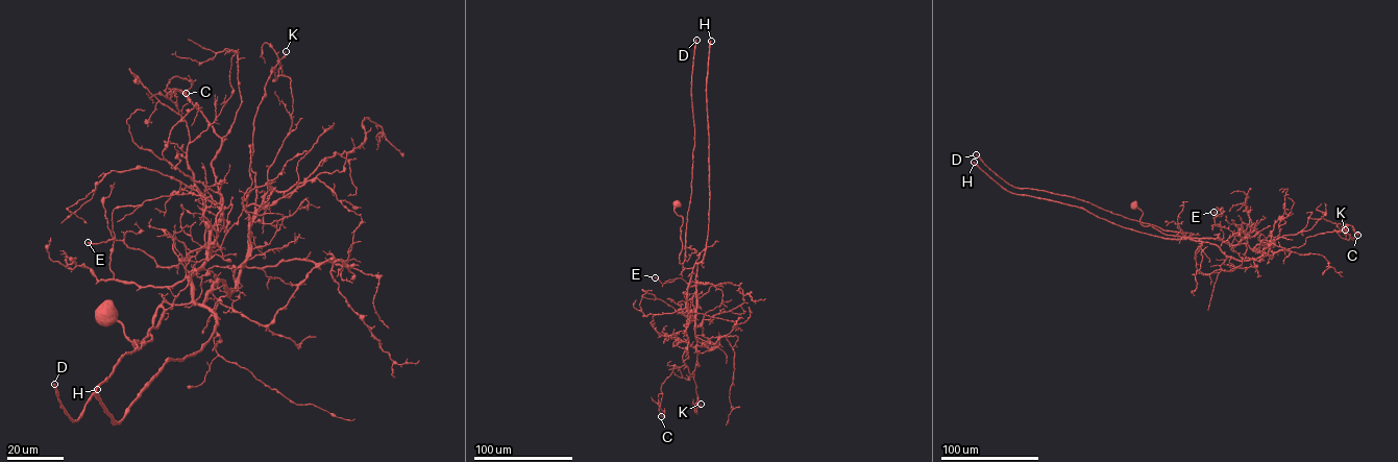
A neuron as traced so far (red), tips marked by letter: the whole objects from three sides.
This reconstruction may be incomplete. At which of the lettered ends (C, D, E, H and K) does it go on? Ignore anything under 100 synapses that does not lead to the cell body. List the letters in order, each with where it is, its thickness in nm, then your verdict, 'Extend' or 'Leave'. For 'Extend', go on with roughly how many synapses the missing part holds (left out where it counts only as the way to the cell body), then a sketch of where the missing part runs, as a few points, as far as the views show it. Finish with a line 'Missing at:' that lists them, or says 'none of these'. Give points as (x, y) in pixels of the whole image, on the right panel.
C: Place: (1357, 235). Thickness 130 nm. Leave
D: Place: (976, 154). Thickness 440 nm. Extend. Roughly 750 synapses
E: Place: (1213, 212). Thickness 500 nm. Leave
H: Place: (974, 162). Thickness 420 nm. Extend. Roughly 1500 synapses
K: Place: (1345, 229). Thickness 180 nm. Leave
Missing at: D, H

